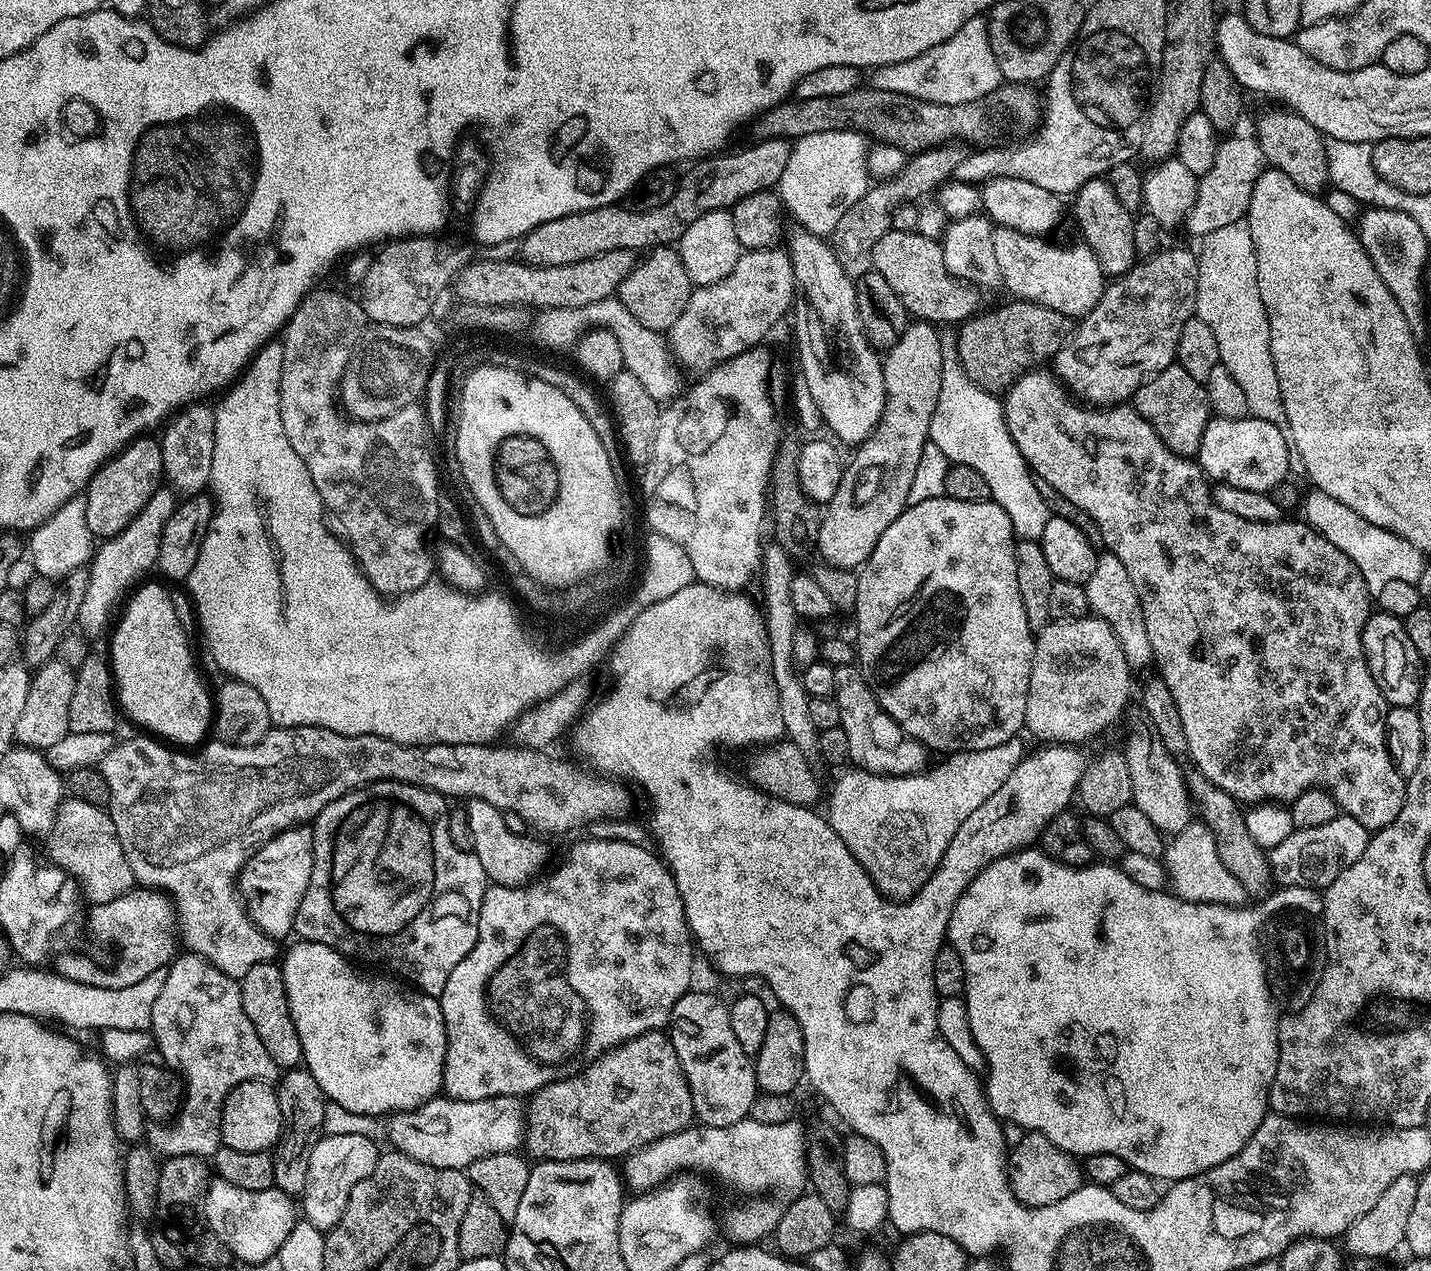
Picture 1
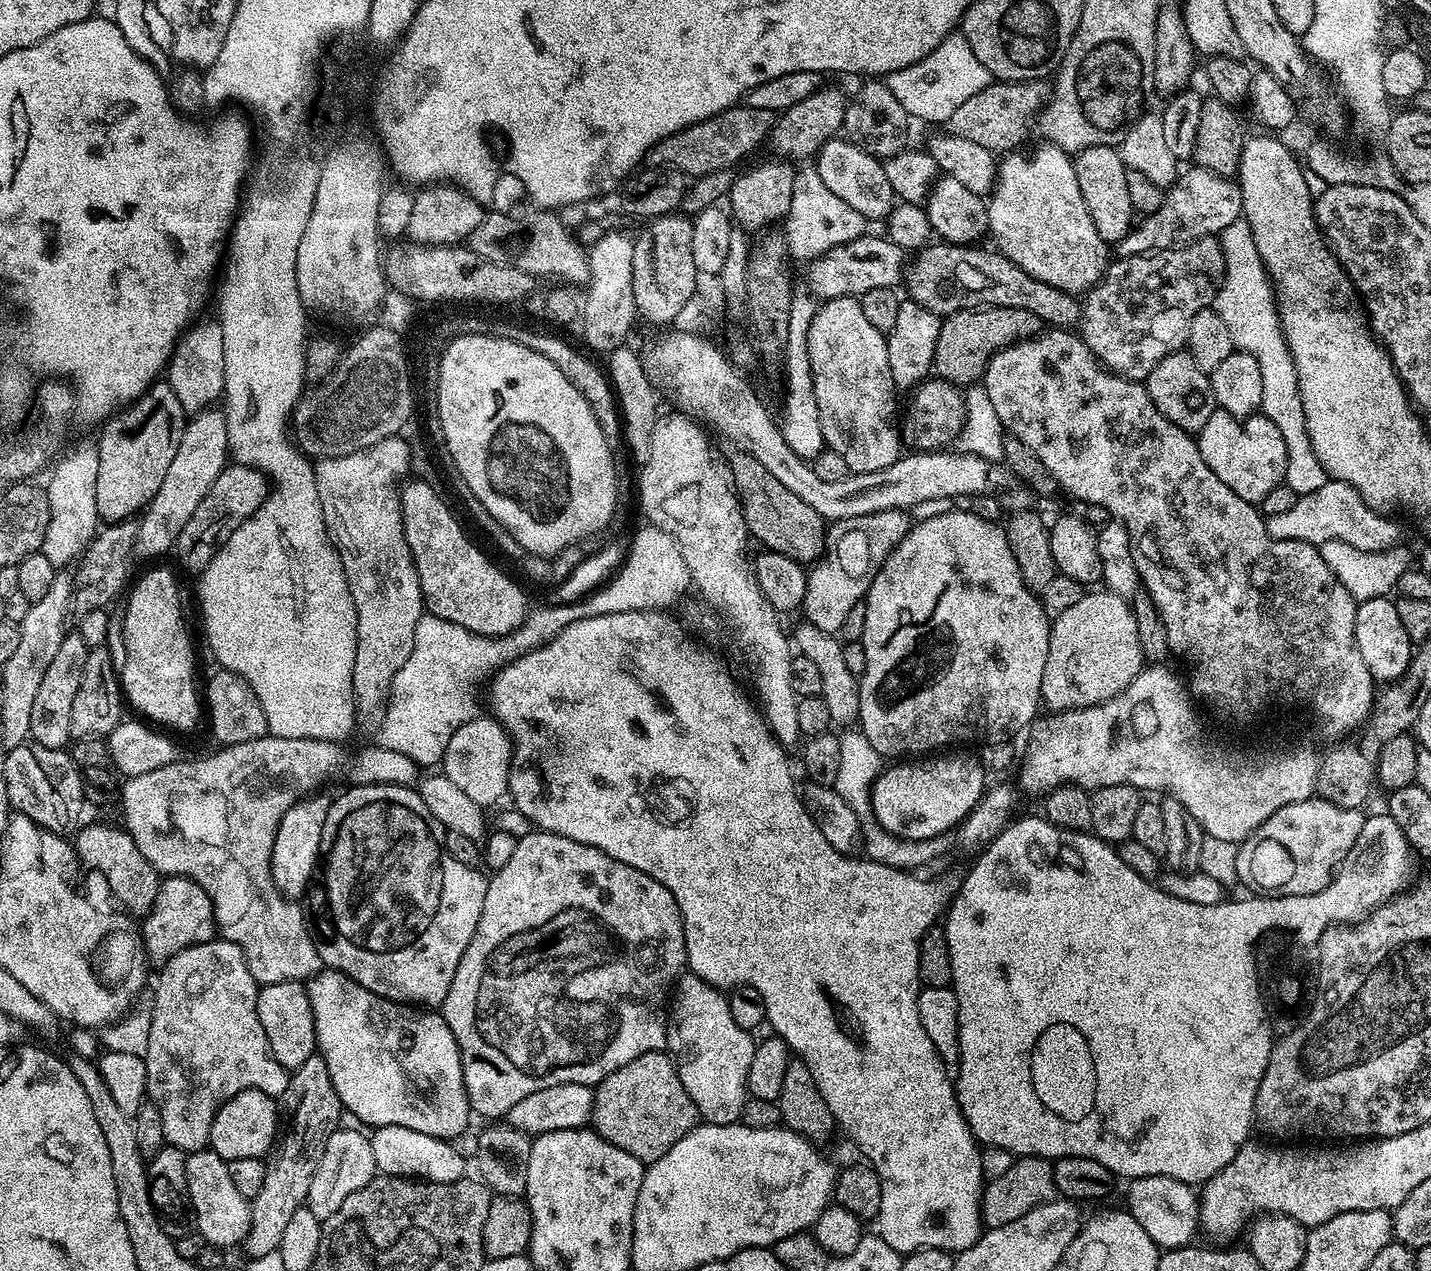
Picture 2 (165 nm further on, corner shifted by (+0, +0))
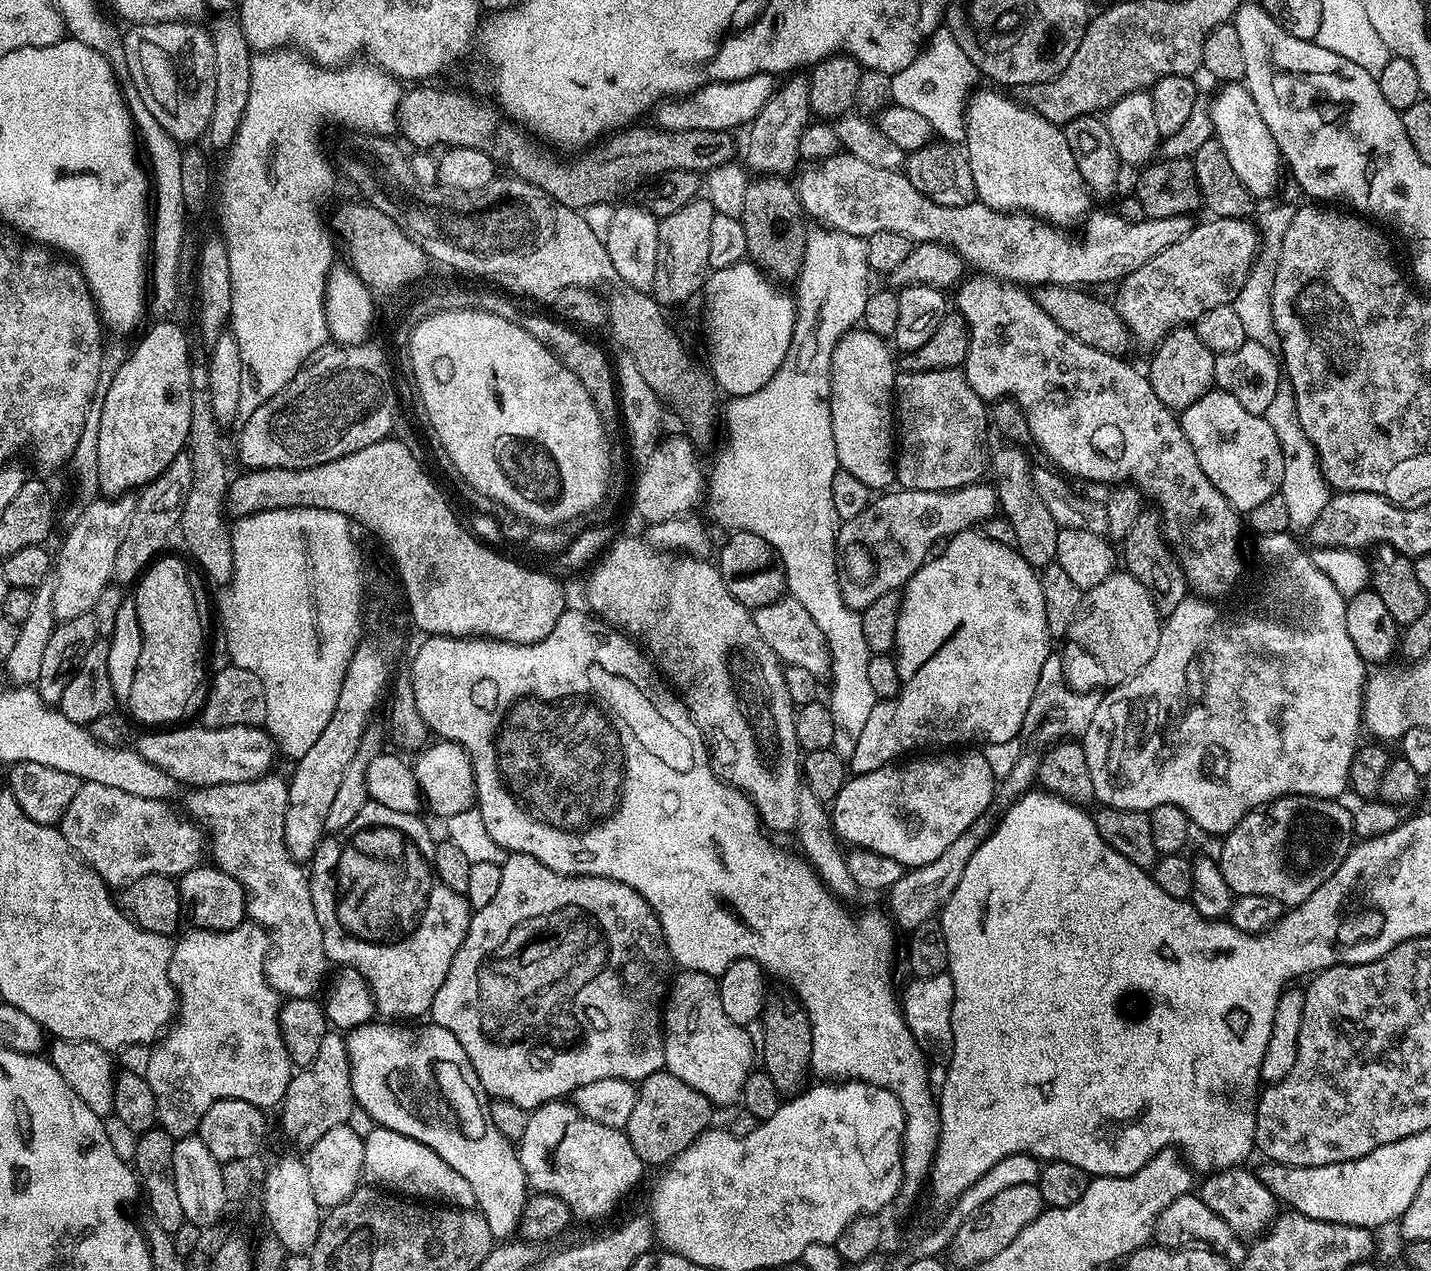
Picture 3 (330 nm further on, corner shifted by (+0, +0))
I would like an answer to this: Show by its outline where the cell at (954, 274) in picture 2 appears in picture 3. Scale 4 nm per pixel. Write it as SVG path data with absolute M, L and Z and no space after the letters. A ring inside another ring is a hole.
M1042 284L1035 289L1034 295L1038 306L1066 330L1078 342L1086 342L1086 346L1094 346L1094 350L1102 350L1111 356L1123 357L1124 351L1130 345L1128 328L1122 322L1122 318L1116 312L1111 303L1099 300L1096 296L1091 296L1091 291L1085 290L1080 286L1069 286L1066 284Z

